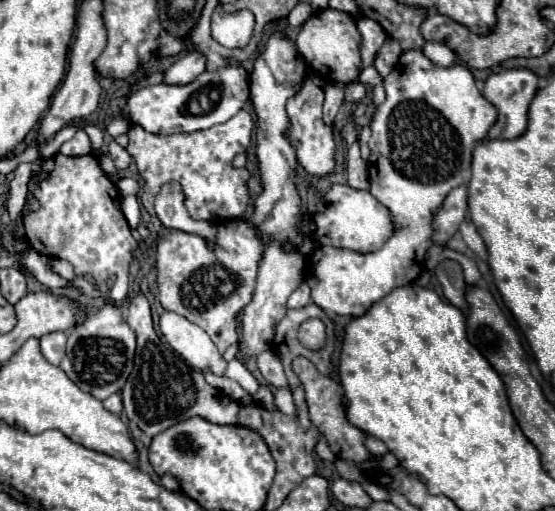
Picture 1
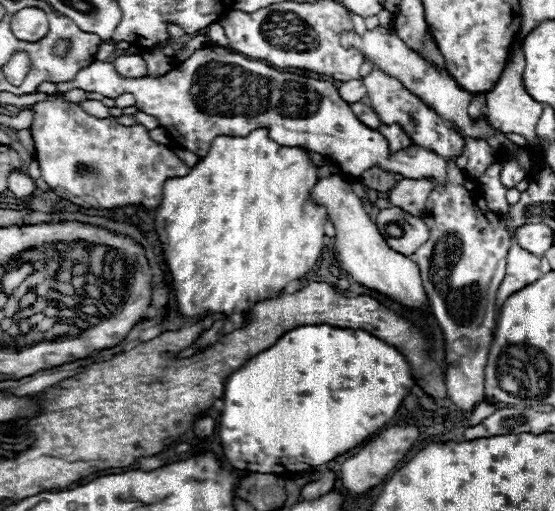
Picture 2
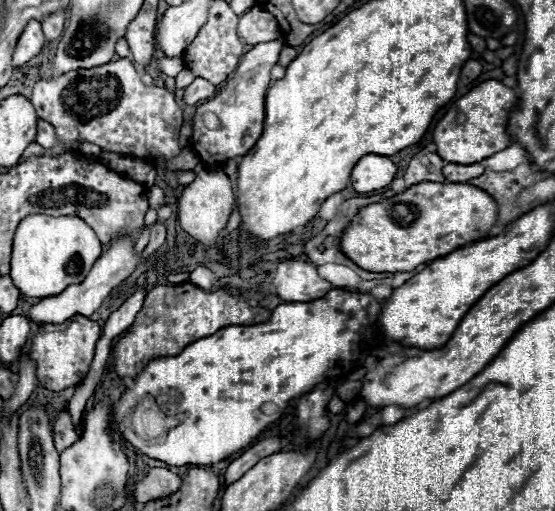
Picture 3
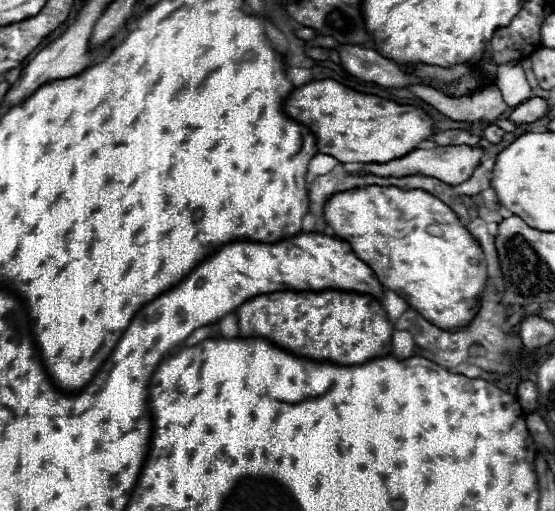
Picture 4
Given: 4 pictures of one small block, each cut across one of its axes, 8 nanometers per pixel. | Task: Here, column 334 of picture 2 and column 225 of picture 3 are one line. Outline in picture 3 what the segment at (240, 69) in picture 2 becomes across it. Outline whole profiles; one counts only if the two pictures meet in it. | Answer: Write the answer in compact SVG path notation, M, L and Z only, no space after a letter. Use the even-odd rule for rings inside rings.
M282 42L256 44L248 54L242 56L234 78L218 92L216 98L204 102L194 114L192 148L206 166L218 168L226 160L248 154L262 134L264 122L264 98L270 84L270 70L276 66Z

